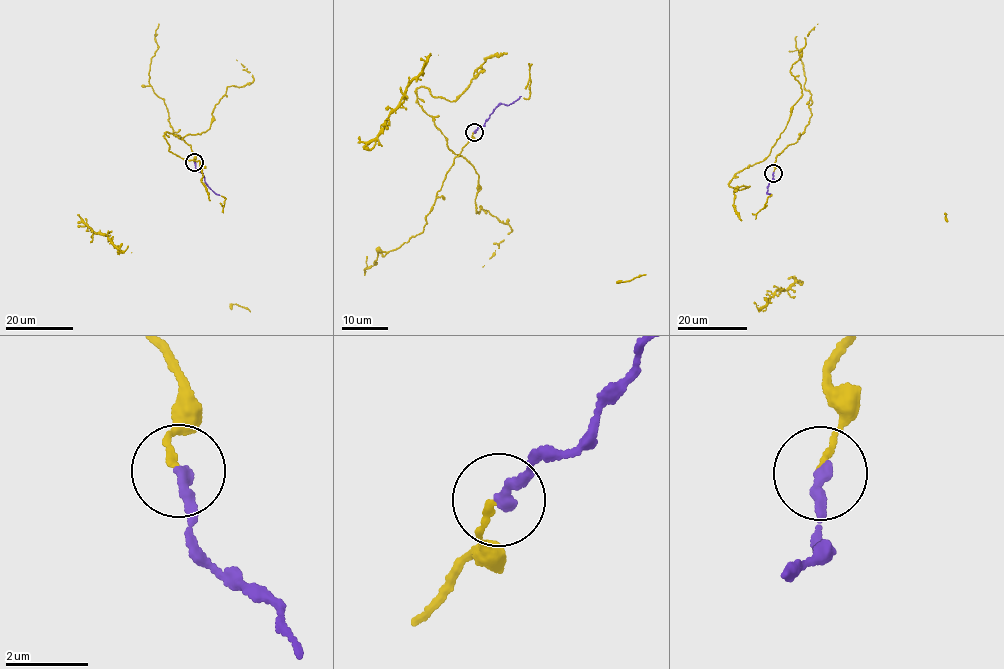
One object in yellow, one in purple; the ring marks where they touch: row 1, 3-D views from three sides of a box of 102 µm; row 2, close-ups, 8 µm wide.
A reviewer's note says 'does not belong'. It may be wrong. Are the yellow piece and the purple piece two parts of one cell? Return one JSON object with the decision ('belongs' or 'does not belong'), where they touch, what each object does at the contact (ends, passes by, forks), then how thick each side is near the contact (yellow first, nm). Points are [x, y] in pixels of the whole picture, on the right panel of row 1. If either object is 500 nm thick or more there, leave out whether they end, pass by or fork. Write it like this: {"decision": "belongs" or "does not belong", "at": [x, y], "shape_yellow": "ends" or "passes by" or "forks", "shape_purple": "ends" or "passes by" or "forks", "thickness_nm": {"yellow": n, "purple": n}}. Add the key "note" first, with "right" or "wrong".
{"note": "wrong", "decision": "belongs", "at": [773, 173], "shape_yellow": "ends", "shape_purple": "ends", "thickness_nm": {"yellow": 130, "purple": 280}}

